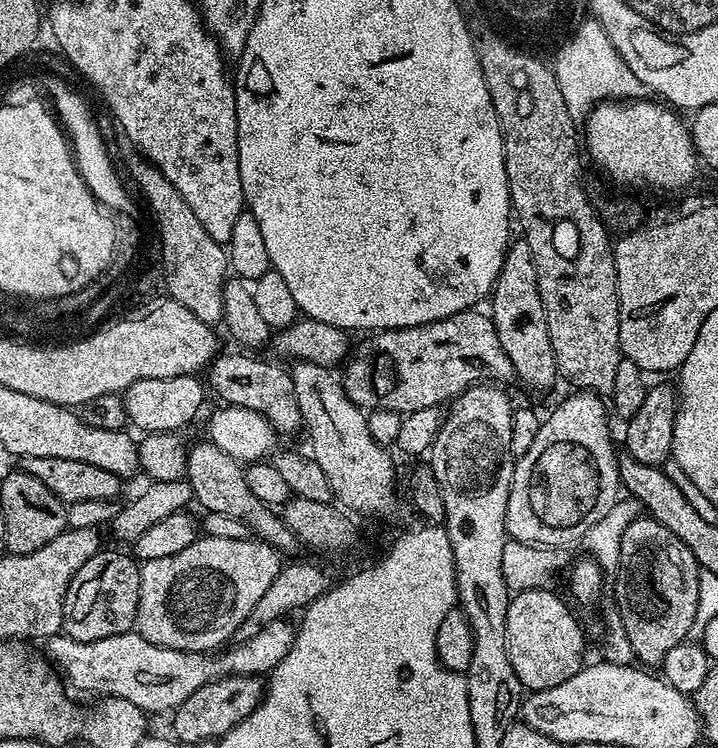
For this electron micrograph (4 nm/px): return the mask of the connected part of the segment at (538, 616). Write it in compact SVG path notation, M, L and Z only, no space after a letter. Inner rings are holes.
M538 587L515 593L507 608L506 634L511 665L527 691L540 691L566 682L581 671L586 657L584 632L565 602L550 589Z

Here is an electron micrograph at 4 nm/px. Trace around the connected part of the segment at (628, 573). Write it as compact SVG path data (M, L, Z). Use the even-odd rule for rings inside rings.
M647 514L636 517L622 534L620 543L620 561L616 563L616 608L620 625L626 630L626 638L632 647L632 655L641 665L663 665L666 654L674 650L674 646L685 643L689 639L688 631L692 623L697 623L700 610L700 563L690 554L690 546L682 542L662 522L652 519Z

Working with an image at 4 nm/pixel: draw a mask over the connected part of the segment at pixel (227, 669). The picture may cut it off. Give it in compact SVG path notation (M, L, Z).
M287 619L270 622L270 626L254 634L250 642L232 644L216 654L221 656L212 652L163 648L152 644L135 630L114 638L102 638L98 642L78 642L61 634L51 637L46 647L51 663L63 673L71 687L73 684L76 688L100 692L96 694L101 697L117 696L119 700L134 702L134 706L146 714L172 714L182 706L182 702L186 702L186 698L190 698L190 694L194 694L194 690L202 690L202 686L212 680L219 680L222 676L263 677L273 672L282 658L286 658L296 637L296 628L288 623Z

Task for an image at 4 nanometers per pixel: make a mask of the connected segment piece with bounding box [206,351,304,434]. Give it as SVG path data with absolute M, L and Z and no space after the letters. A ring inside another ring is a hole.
M225 351L223 354L217 355L216 359L212 361L210 367L207 369L206 377L208 376L207 383L210 385L212 383L212 388L214 391L217 392L218 395L221 396L223 403L225 405L231 406L233 408L245 408L246 410L254 410L254 414L258 414L262 418L266 418L266 422L270 425L271 428L276 429L277 433L284 434L284 432L300 432L302 425L304 423L304 419L302 418L302 414L298 410L298 398L294 395L294 382L292 381L292 374L291 371L287 367L279 368L276 364L271 364L268 360L259 360L259 355L256 354L246 354L250 356L239 356L236 352L228 352Z

